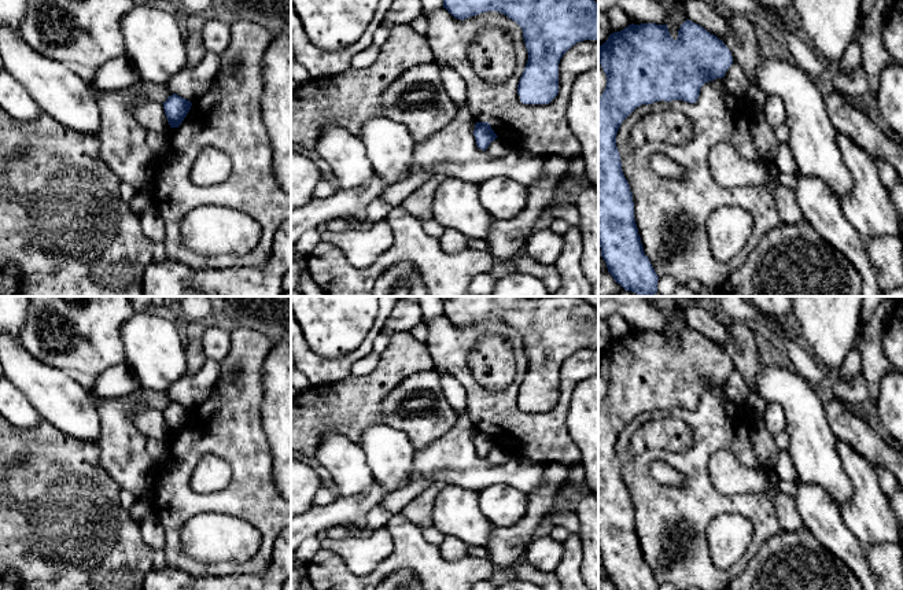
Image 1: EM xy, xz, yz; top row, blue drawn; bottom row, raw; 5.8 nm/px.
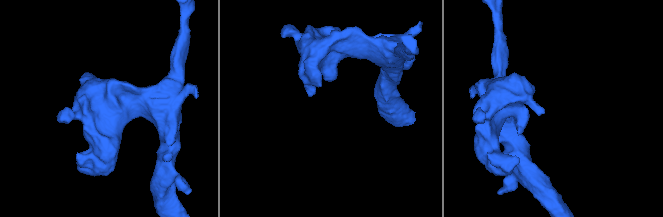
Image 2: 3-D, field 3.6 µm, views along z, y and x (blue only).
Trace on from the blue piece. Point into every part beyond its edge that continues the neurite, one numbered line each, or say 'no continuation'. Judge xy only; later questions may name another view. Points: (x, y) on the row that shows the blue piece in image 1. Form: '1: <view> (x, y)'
no continuation

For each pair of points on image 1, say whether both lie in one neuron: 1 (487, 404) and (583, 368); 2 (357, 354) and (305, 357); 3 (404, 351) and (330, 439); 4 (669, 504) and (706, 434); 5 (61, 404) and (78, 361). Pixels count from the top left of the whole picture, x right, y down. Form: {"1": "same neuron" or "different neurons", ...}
{"1": "same neuron", "2": "same neuron", "3": "different neurons", "4": "same neuron", "5": "different neurons"}

